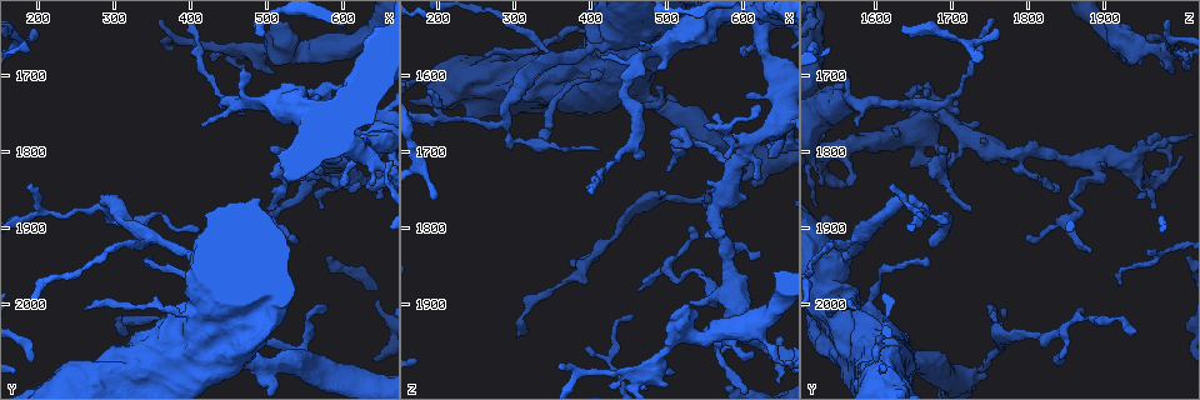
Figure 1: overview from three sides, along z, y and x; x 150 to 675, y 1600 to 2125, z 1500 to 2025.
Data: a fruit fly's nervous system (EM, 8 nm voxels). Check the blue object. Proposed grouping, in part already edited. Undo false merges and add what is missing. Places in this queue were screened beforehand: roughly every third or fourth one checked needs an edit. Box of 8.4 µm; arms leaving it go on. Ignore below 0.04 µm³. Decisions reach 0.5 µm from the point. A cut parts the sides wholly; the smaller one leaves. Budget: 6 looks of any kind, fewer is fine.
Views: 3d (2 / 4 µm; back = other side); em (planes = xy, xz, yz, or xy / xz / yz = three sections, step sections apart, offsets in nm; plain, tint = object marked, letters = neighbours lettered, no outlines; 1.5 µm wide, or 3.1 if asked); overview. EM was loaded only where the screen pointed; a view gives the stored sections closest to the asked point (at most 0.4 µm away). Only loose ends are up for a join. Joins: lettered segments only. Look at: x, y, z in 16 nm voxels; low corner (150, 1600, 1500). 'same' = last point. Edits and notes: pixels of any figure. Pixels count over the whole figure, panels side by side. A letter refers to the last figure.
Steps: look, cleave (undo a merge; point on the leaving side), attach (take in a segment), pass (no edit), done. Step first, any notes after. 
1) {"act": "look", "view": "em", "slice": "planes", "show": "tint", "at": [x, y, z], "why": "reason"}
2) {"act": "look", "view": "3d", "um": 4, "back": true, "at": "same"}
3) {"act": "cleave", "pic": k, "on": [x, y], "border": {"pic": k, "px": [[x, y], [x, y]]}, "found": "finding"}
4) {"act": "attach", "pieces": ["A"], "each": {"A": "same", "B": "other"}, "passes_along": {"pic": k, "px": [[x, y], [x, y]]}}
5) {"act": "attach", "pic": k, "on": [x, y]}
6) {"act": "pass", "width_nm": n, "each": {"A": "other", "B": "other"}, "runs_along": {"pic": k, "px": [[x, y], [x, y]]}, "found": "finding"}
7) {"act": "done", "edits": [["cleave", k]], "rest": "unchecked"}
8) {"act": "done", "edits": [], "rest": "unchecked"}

{"act": "look", "view": "3d", "um": 4, "back": true, "at": [305, 2035, 1945]}

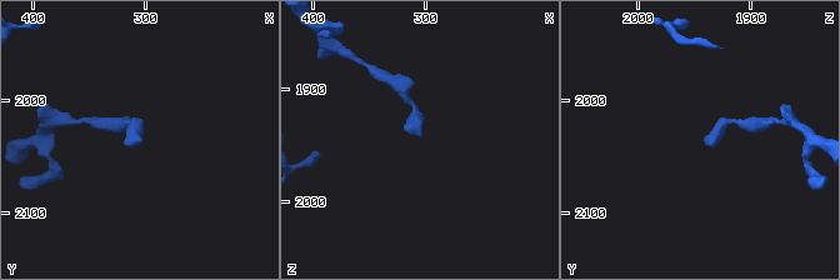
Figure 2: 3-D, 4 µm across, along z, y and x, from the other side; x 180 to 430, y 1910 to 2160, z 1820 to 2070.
{"act": "look", "view": "em", "slice": "yz", "step": 8, "show": "tint", "at": [306, 2036, 1942]}

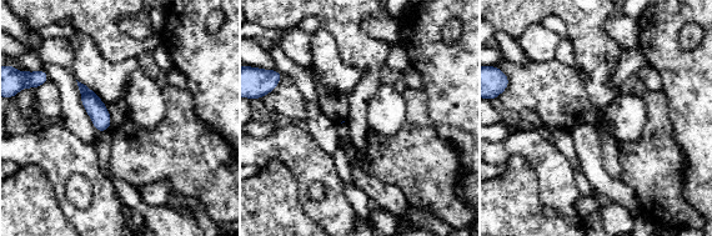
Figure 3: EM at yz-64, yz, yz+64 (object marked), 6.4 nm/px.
{"act": "look", "view": "em", "slice": "planes", "show": "letters", "at": "same", "why": "cut it another way"}

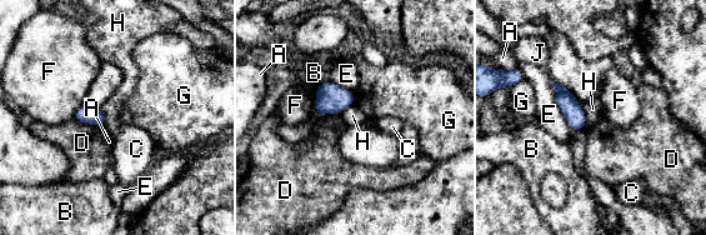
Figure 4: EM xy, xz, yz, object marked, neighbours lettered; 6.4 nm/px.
{"act": "pass", "each": {"A": "other", "B": "other", "C": "other", "D": "other", "E": "other", "F": "other", "G": "other", "H": "other", "J": "other"}, "border": {"pic": 4, "px": [[314, 106], [318, 114], [339, 114]]}, "found": "none of them fits"}

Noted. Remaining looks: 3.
{"act": "look", "view": "em", "slice": "planes", "show": "letters", "at": [470, 1690, 1555], "why": "thin end"}

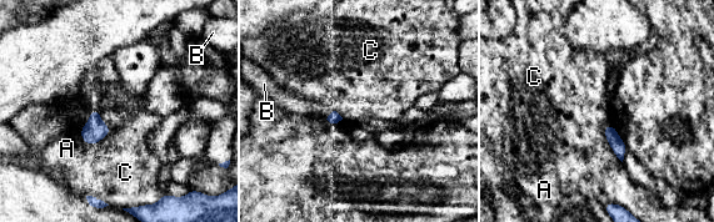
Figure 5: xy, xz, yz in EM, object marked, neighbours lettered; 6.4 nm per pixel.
{"act": "pass", "longest_contact_nm": ["C", 260], "each": {"A": "other", "B": "other", "C": "other"}, "border": {"pic": 5, "px": [[100, 110], [110, 131], [89, 146]]}, "found": "none of them fits"}

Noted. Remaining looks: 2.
{"act": "look", "view": "3d", "um": 4, "at": [605, 1845, 1565]}

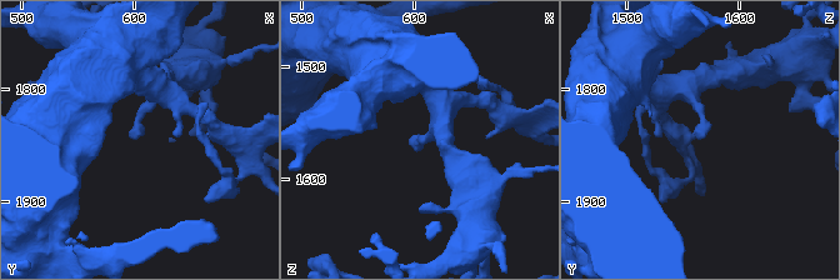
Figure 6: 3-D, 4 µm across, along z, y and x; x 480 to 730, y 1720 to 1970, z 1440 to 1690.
{"act": "look", "view": "em", "slice": "planes", "show": "letters", "at": [602, 1844, 1568]}

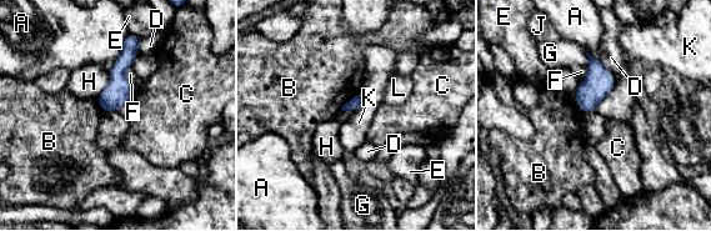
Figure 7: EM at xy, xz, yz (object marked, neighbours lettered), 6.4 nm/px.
{"act": "pass", "longest_contact_nm": ["K", 240], "each": {"A": "other", "B": "other", "C": "other", "D": "other", "E": "other", "F": "other", "G": "other", "H": "other", "J": "other", "K": "other", "L": "other"}, "found": "none of them fits"}

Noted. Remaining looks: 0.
{"act": "done", "edits": [], "rest": "unchecked"}

